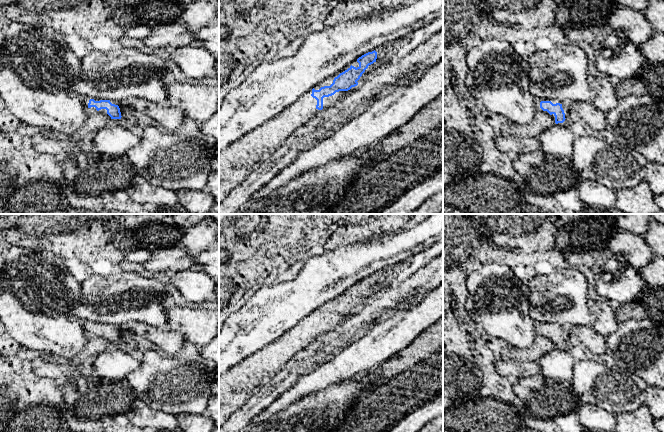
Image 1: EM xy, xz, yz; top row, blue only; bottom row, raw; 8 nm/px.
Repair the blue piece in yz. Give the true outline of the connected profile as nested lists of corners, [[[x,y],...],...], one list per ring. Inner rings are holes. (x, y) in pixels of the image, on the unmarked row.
[[[535,322],[535,333],[549,338],[556,348],[569,351],[571,344],[567,331],[560,325],[553,323]]]

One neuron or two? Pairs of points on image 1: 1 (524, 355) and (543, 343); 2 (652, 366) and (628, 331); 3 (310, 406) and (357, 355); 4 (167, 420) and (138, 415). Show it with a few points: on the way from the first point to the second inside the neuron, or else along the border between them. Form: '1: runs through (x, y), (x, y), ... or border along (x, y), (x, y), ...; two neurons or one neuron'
1: runs through (529, 355), (538, 348); one neuron
2: runs through (652, 357), (637, 340); one neuron
3: border along (351, 376), (307, 394); two neurons
4: runs through (160, 420), (145, 417); one neuron

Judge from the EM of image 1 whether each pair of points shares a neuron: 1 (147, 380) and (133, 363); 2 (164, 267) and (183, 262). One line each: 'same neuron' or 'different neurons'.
1: different neurons
2: same neuron

